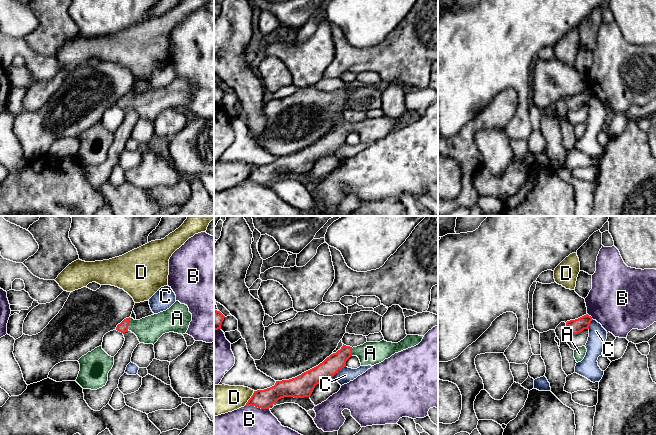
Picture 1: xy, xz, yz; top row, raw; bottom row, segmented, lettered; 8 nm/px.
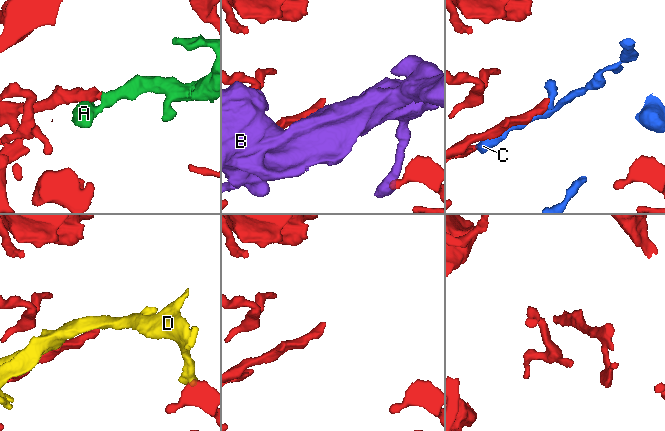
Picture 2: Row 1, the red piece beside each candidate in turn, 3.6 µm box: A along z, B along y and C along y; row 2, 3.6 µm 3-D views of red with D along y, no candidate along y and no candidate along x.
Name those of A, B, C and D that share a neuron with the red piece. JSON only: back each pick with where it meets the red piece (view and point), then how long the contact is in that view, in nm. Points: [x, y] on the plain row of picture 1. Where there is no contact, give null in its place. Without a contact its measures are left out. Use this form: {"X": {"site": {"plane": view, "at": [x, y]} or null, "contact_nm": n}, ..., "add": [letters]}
{"A": {"site": {"plane": "xy", "at": [129, 99]}, "contact_nm": 100}, "add": ["A"]}

